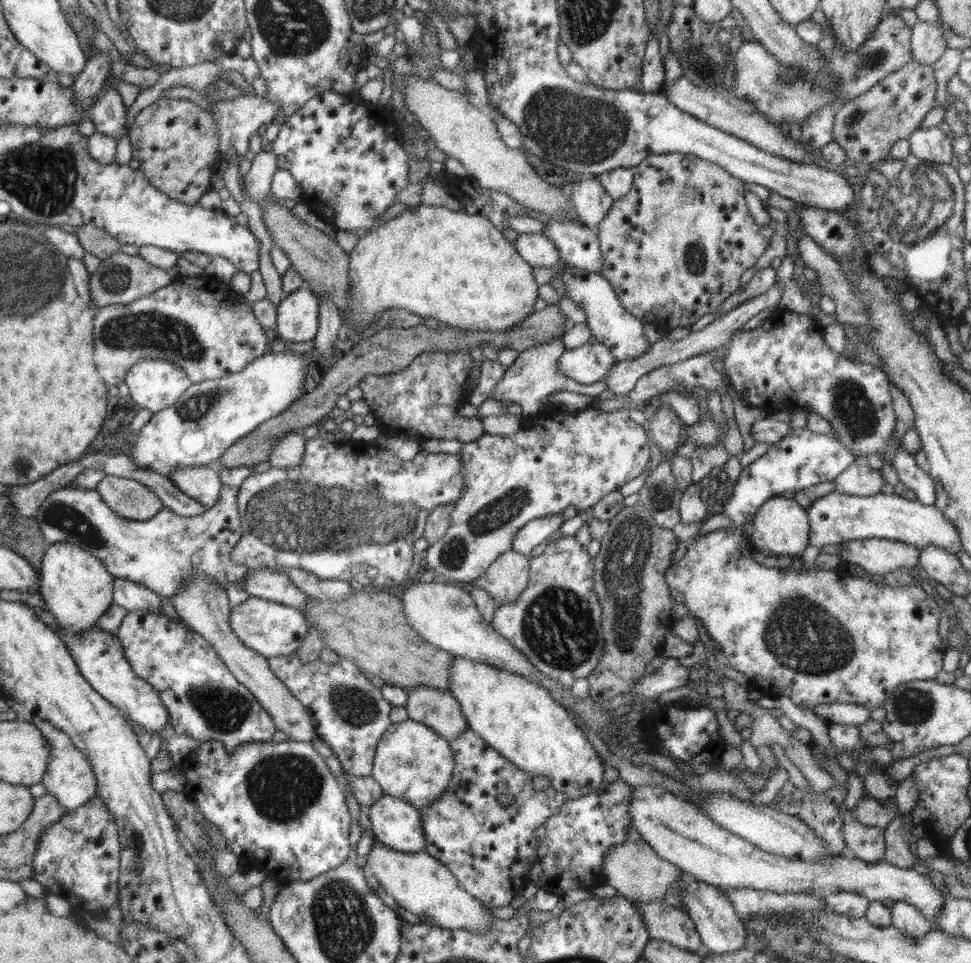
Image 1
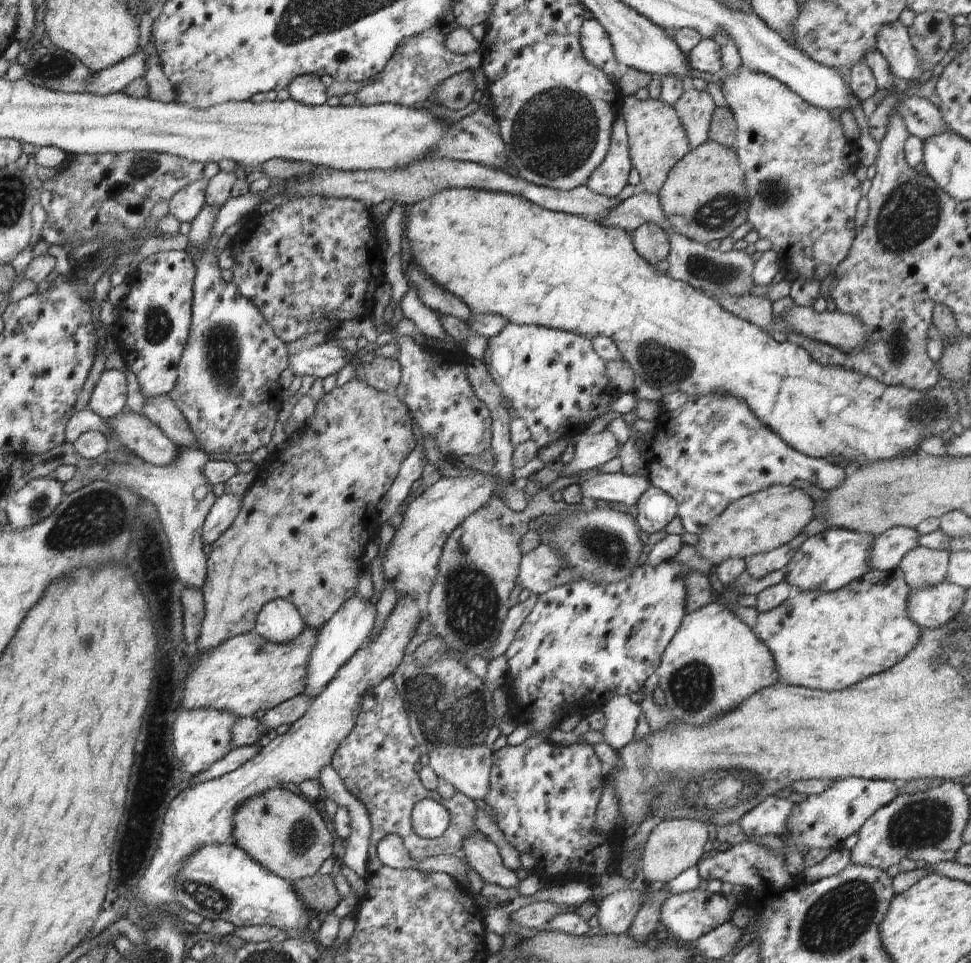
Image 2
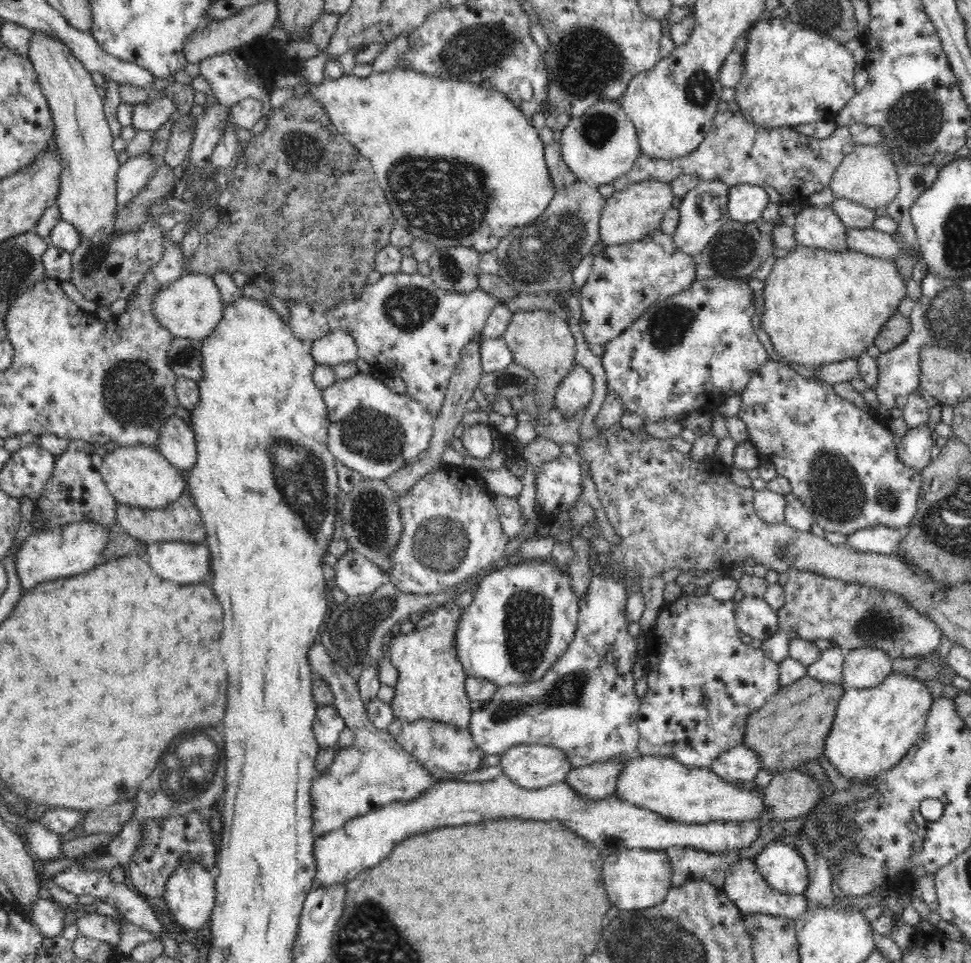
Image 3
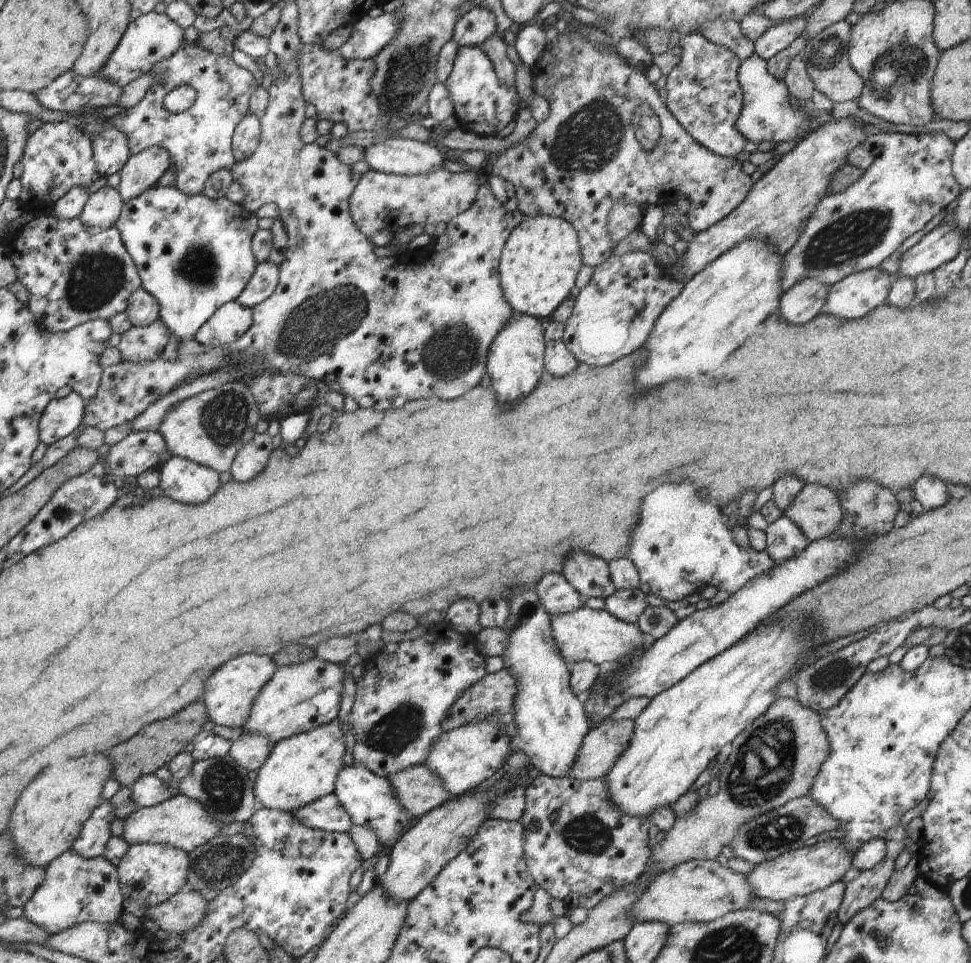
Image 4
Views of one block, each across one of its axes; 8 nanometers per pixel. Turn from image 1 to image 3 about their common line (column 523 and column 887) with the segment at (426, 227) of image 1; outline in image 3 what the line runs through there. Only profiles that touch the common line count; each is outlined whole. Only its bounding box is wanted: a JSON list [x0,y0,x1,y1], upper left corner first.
[760,246,908,369]

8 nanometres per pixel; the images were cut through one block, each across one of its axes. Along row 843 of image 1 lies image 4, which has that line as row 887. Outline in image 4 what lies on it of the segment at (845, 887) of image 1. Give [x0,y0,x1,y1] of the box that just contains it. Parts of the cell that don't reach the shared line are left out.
[630,860,755,927]

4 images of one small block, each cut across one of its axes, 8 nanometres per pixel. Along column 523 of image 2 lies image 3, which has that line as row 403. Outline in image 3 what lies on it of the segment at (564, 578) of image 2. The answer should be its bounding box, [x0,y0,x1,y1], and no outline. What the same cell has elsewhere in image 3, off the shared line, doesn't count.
[554,364,594,420]

